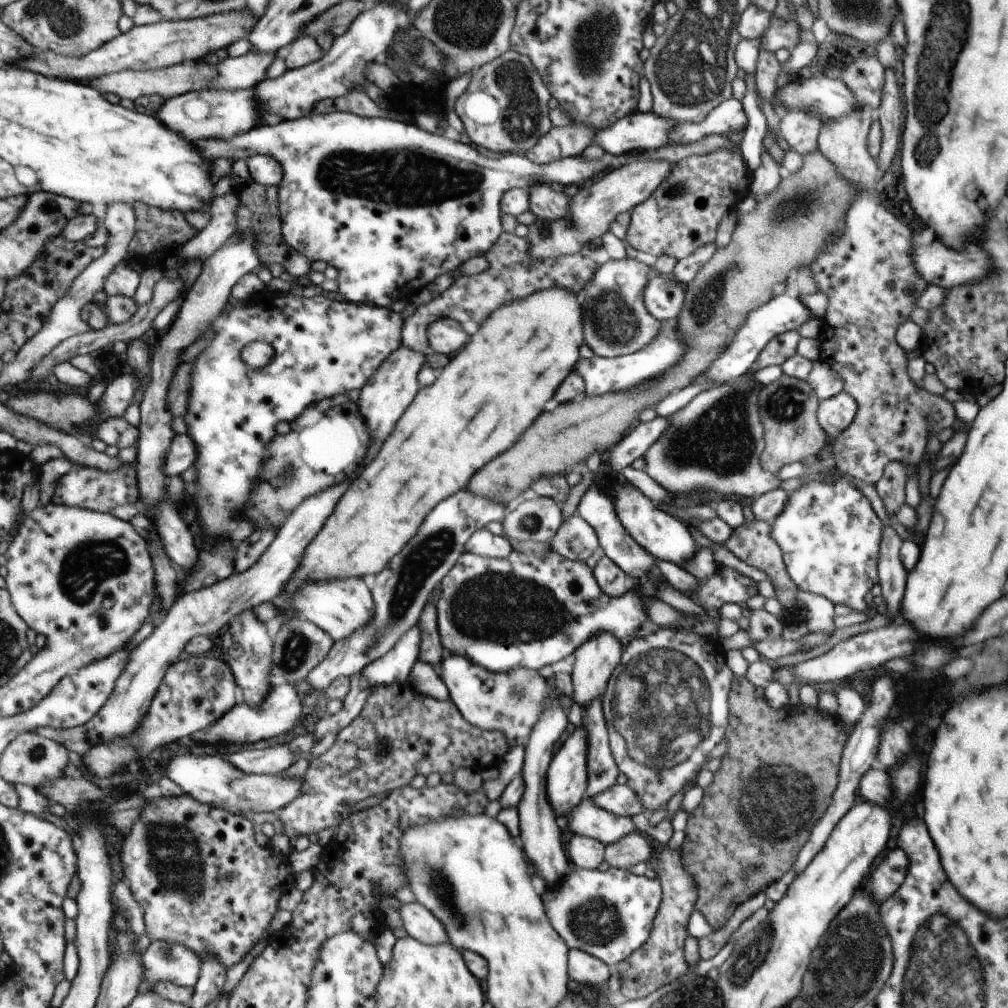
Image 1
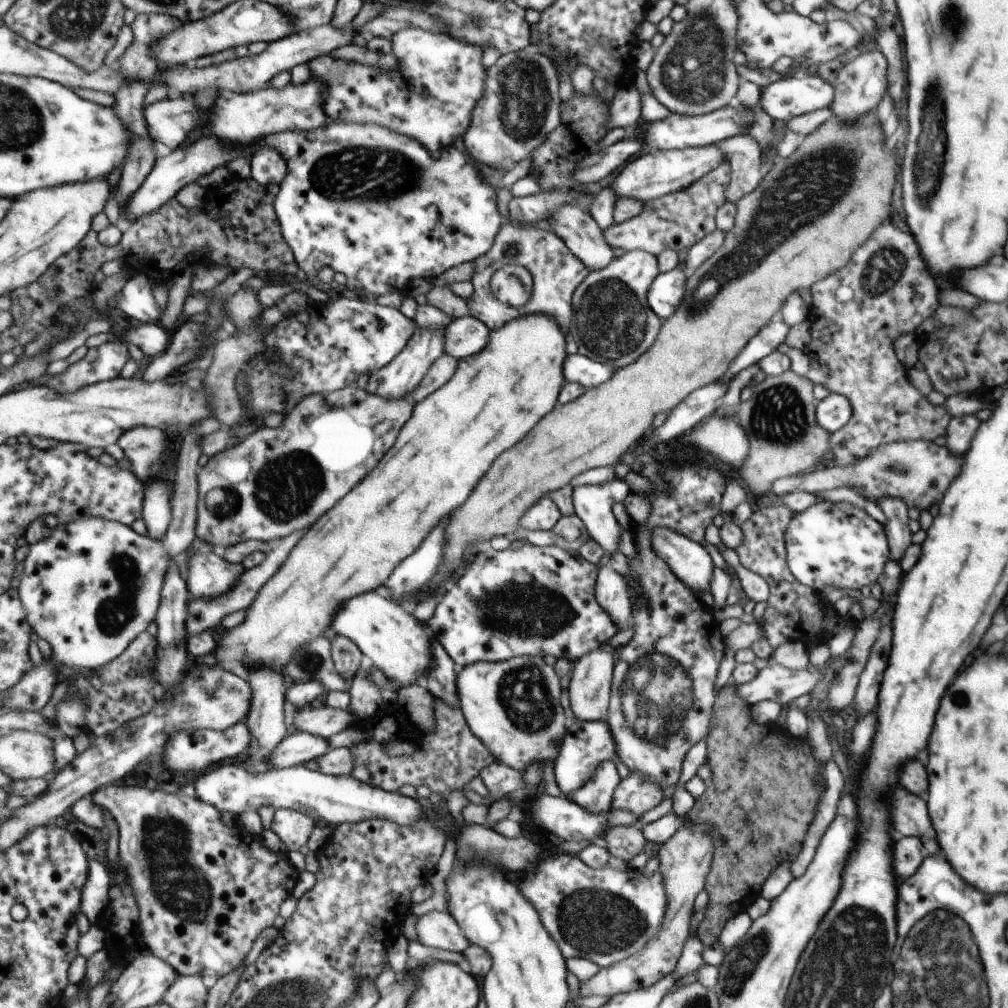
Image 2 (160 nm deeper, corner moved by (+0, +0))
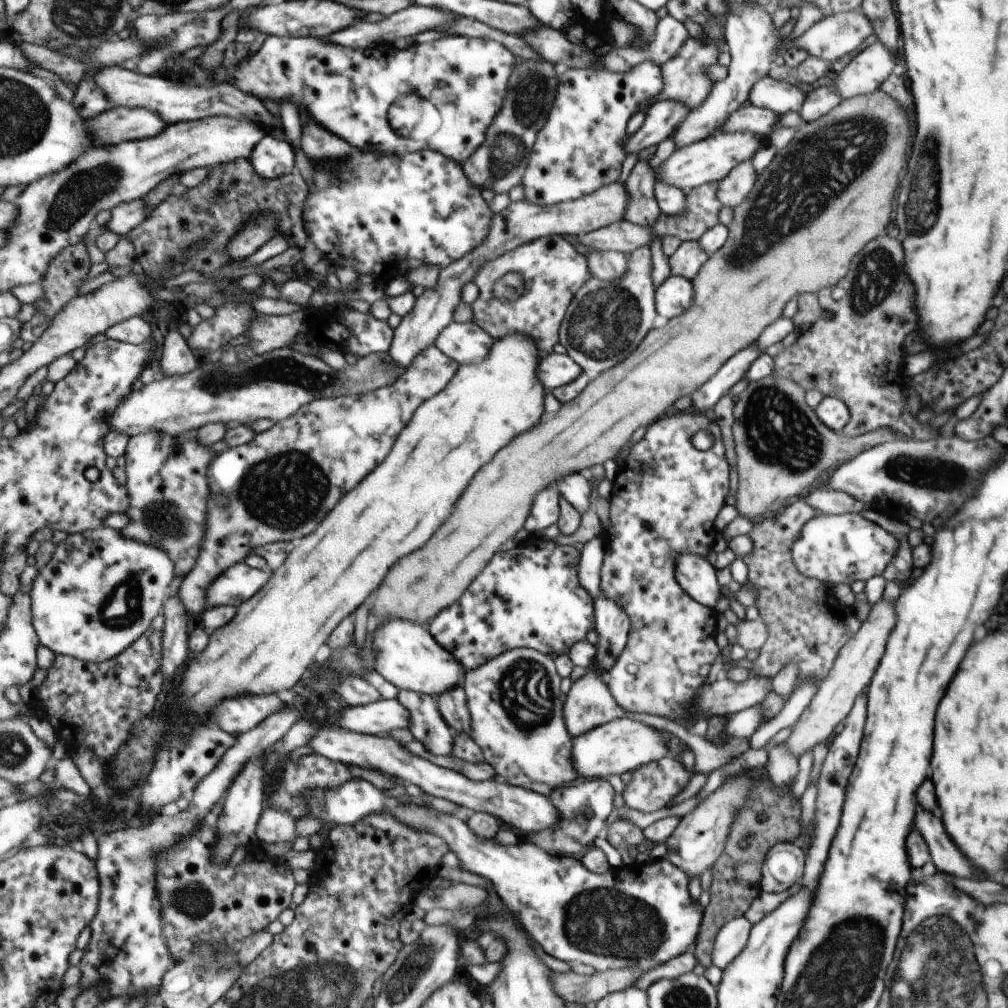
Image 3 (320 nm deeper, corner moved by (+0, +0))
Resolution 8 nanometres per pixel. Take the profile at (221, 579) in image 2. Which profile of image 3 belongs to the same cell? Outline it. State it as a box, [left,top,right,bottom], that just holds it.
[211,564,271,606]

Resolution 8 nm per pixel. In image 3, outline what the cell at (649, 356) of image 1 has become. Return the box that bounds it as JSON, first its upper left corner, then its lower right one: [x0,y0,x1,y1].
[537,352,582,391]

